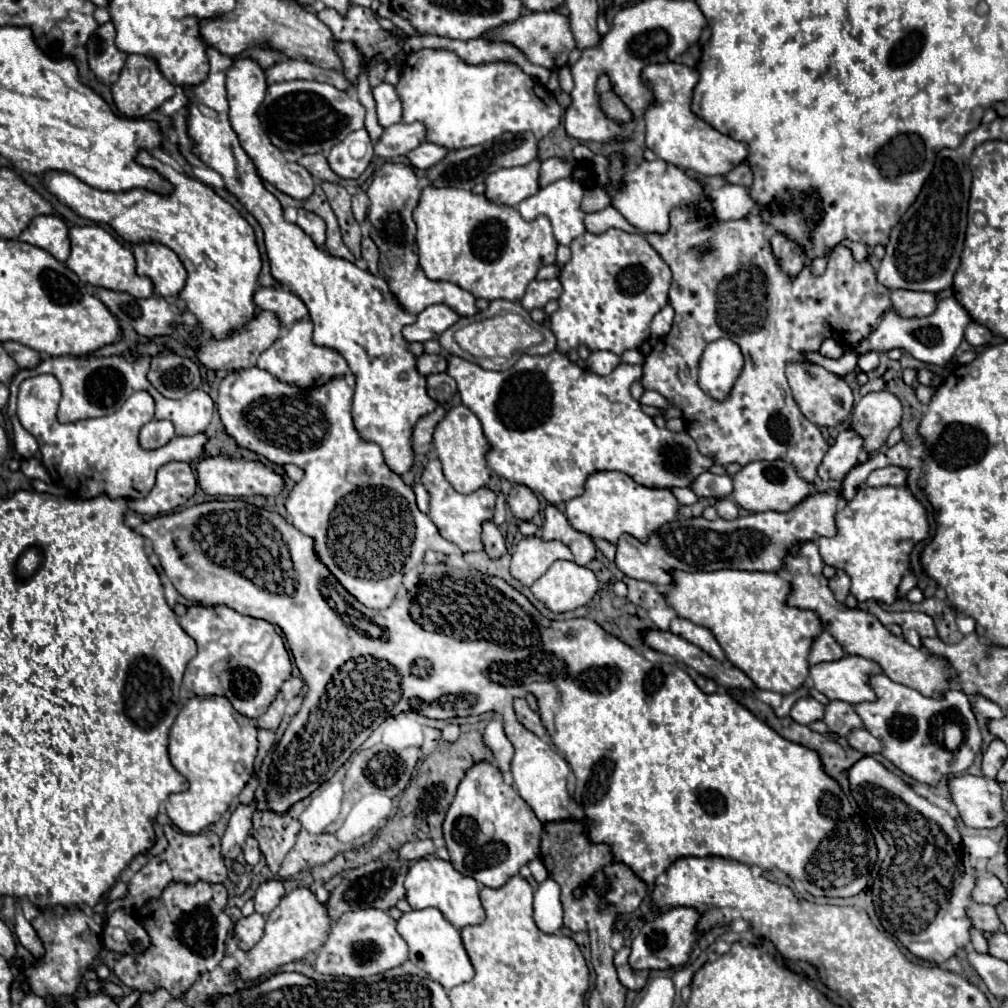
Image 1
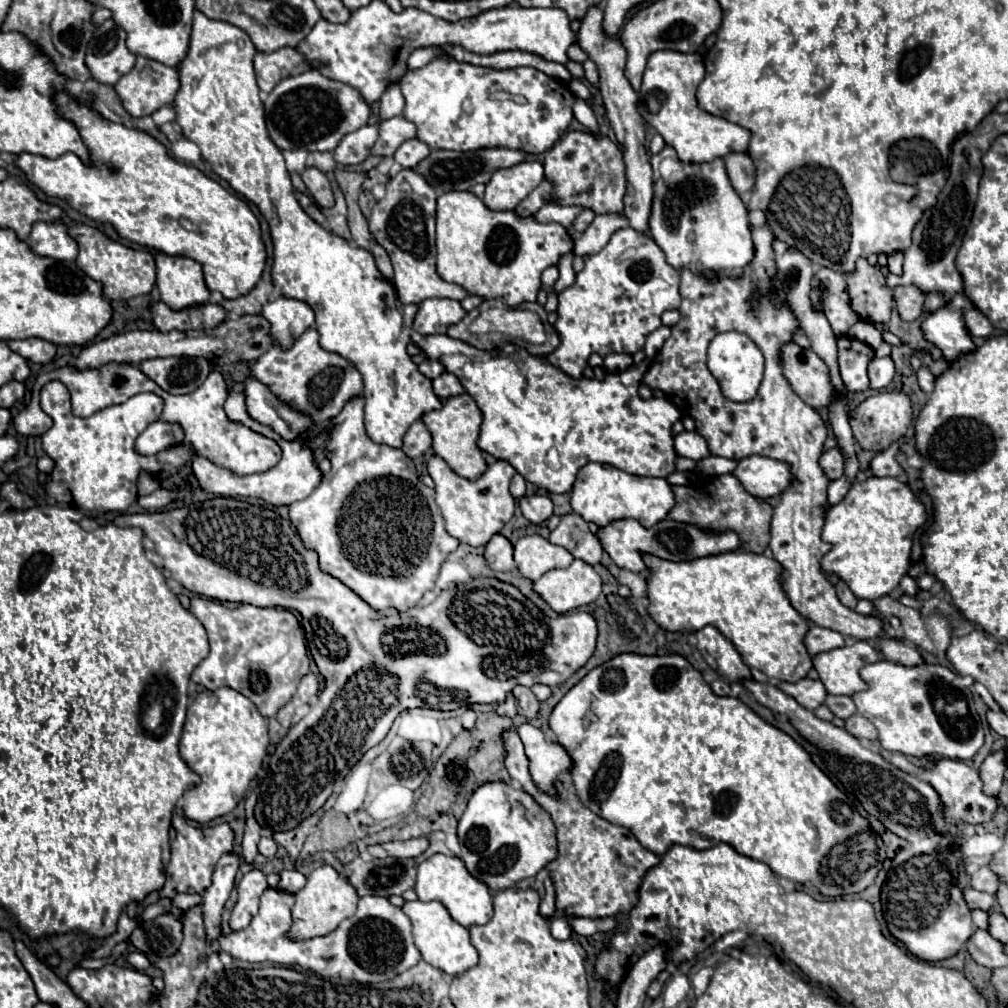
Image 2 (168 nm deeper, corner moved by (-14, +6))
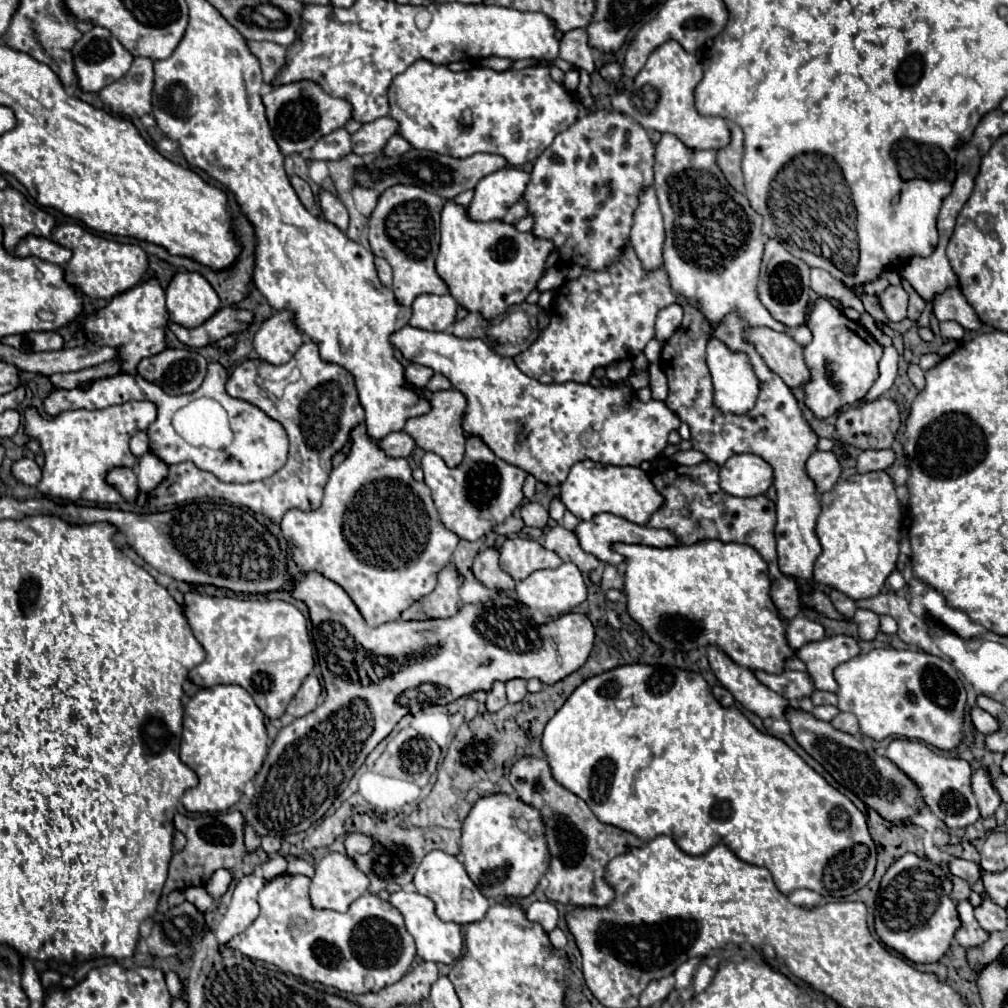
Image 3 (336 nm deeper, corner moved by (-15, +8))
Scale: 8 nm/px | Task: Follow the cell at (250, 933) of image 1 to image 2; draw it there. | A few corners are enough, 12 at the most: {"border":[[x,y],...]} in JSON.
{"border":[[266,888],[222,950],[360,984],[422,958],[410,918],[360,898],[334,932],[292,942],[292,894]]}

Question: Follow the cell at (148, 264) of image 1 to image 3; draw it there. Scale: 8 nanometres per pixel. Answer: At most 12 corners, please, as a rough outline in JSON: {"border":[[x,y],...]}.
{"border":[[199,272],[167,288],[169,320],[197,328],[221,308]]}

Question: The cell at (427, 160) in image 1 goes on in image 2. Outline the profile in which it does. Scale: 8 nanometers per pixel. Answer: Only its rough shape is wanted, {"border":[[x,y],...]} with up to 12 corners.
{"border":[[418,138],[406,140],[396,150],[394,160],[402,168],[414,168],[430,146]]}

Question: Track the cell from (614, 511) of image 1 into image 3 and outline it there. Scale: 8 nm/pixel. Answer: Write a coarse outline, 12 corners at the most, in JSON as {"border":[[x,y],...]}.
{"border":[[577,462],[561,502],[579,520],[645,524],[663,504],[635,466]]}

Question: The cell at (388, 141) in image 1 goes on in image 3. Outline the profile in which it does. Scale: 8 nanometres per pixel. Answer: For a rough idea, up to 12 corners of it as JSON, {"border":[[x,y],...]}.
{"border":[[383,116],[351,134],[353,154],[377,154],[397,132]]}

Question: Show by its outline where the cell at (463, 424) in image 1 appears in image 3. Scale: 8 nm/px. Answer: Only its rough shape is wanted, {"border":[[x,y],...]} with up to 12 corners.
{"border":[[459,390],[435,392],[431,410],[407,420],[419,448],[447,466],[465,454],[467,406]]}

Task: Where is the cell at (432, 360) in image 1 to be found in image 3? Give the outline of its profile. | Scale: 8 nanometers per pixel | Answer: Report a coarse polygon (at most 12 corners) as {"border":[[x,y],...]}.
{"border":[[419,364],[405,368],[405,380],[415,388],[425,388],[433,370]]}

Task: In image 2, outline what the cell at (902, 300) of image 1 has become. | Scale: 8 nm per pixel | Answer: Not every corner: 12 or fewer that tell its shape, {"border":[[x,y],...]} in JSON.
{"border":[[918,286],[894,288],[902,320],[924,316],[926,294]]}

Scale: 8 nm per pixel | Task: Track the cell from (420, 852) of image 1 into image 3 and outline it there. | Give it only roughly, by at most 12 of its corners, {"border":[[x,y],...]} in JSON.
{"border":[[345,834],[347,856],[365,854],[373,846],[373,838],[363,834]]}

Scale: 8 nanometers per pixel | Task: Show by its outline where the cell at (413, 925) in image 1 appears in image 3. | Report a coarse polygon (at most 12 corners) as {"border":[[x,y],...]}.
{"border":[[393,892],[417,956],[453,964],[461,926],[443,922],[419,892]]}

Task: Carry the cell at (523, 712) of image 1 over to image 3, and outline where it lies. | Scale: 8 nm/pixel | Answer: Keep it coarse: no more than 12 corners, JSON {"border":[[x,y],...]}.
{"border":[[521,678],[505,682],[507,700],[519,702],[527,694]]}

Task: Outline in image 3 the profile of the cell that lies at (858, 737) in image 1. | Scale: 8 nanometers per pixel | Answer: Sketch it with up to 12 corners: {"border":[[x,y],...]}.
{"border":[[839,712],[831,720],[833,728],[859,734],[857,718],[851,712]]}

